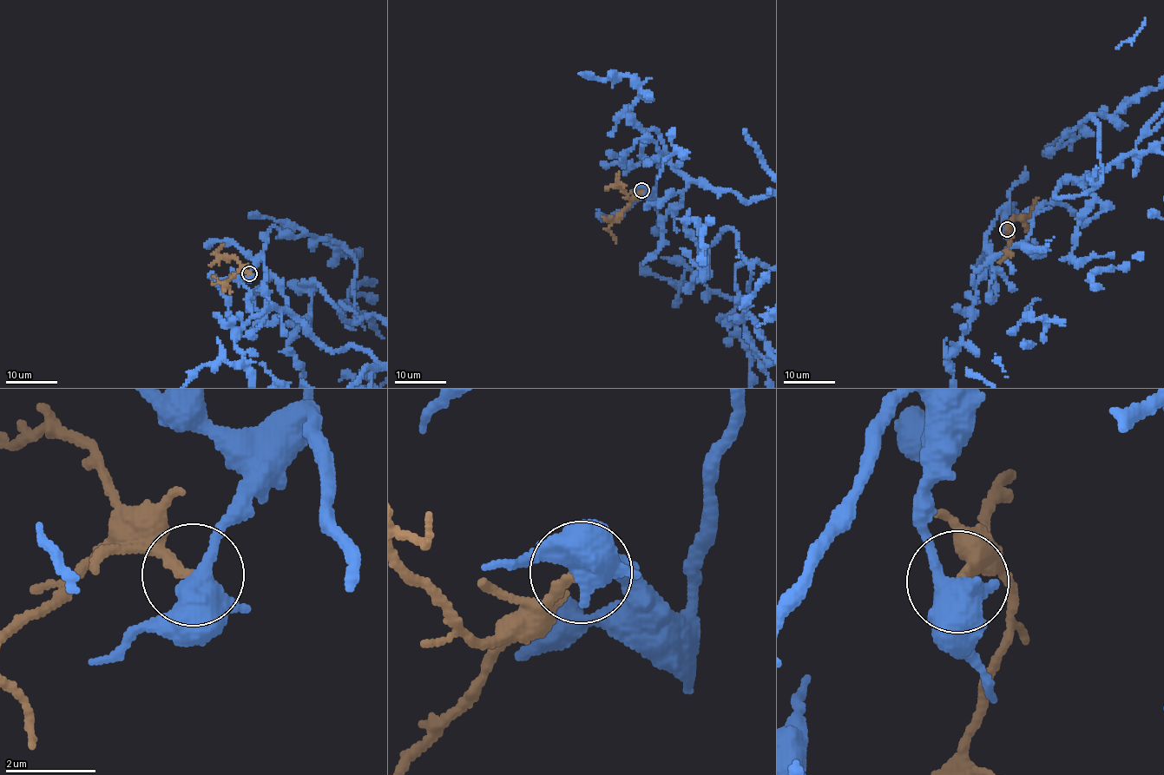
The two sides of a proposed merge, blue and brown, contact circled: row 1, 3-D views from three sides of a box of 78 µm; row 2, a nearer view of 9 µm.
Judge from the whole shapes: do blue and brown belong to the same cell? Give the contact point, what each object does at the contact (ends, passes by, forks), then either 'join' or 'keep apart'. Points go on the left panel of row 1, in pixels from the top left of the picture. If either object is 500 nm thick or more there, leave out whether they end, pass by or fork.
place (249, 273); blue forks; brown ends; keep apart

